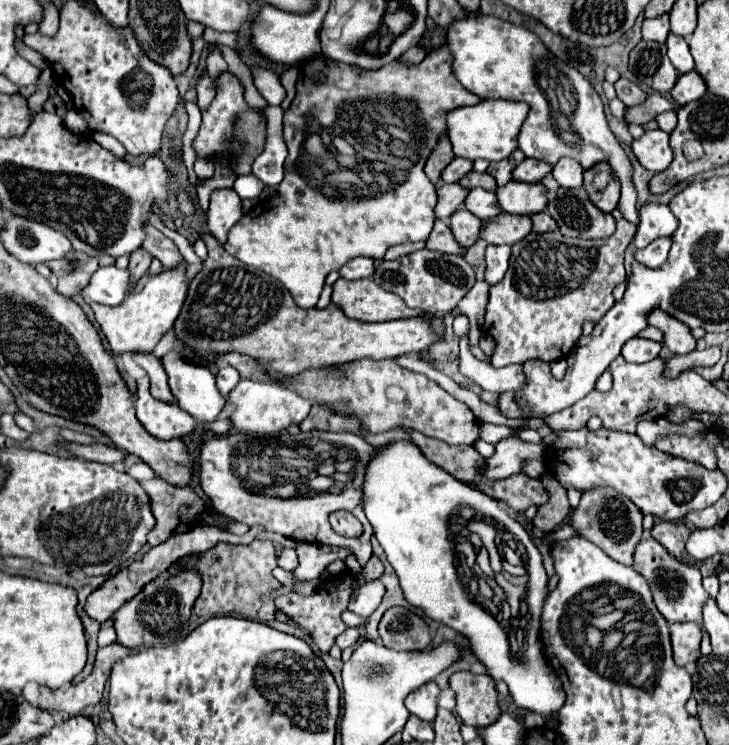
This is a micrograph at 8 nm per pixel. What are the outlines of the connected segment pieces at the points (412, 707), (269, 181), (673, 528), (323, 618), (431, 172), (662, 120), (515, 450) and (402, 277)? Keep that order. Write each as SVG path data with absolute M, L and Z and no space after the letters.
M435 682L423 684L421 688L413 690L407 698L405 698L405 706L407 710L427 722L433 722L435 712L437 712L437 698L439 698L441 688Z
M269 106L263 110L267 116L267 144L265 150L253 162L253 174L265 182L265 186L277 188L283 180L283 162L287 158L287 146L281 138L281 106Z
M657 522L651 530L651 536L669 550L669 554L673 554L677 560L683 562L695 562L691 560L691 556L685 550L685 542L691 534L691 528L685 526L683 522Z
M371 556L371 560L361 568L361 572L359 574L347 574L347 572L343 572L341 574L341 578L331 578L331 580L325 580L325 582L321 582L321 586L317 588L317 592L313 592L311 596L301 596L301 594L287 594L287 596L279 596L277 600L275 600L275 606L277 606L277 610L281 610L289 620L293 620L295 624L299 624L299 626L303 626L309 634L311 634L311 638L313 638L313 642L317 644L317 648L321 650L321 652L329 652L329 648L335 644L335 638L347 628L345 626L345 622L341 620L341 614L347 610L347 604L349 604L349 598L351 598L351 594L353 594L353 590L363 582L369 582L369 580L373 580L373 576L381 576L383 574L383 564L381 564L381 560L377 558L377 556Z
M441 136L437 140L437 146L433 148L433 152L429 154L429 160L425 164L425 174L427 178L433 182L433 184L439 184L441 182L441 172L443 168L453 160L453 150L451 150L451 144L447 140L447 136Z
M674 110L663 113L657 116L656 121L661 130L670 134L677 125L677 114Z
M507 438L497 444L493 456L485 458L485 468L481 468L481 476L487 480L503 480L519 472L523 460L543 460L545 448L539 444L527 444L519 438Z
M423 248L419 252L401 256L397 260L381 262L375 268L373 280L383 290L401 296L405 306L409 308L421 308L427 314L445 314L457 308L459 300L471 290L471 286L475 284L475 272L461 256L433 252L429 248Z

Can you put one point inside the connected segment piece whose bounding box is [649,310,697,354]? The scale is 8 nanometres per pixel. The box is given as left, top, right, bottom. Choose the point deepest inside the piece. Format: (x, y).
(678, 338)

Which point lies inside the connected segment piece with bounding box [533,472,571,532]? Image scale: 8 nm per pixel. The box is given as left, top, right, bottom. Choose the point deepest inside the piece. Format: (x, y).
(554, 512)

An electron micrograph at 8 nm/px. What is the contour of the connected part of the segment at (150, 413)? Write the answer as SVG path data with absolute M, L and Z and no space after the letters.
M139 378L137 382L137 418L145 430L161 440L181 438L195 428L195 420L181 410L175 402L163 402L151 396L149 378Z

